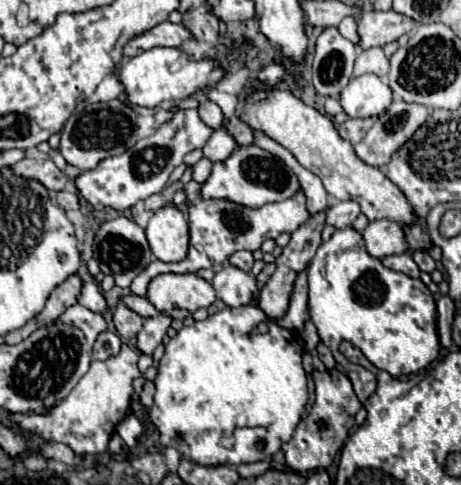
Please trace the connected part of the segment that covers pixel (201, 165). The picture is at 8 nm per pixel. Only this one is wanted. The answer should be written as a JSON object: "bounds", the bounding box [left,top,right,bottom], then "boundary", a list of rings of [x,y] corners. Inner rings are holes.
{"bounds":[191,156,213,184],"boundary":[[[203,156],[197,164],[193,164],[193,166],[191,166],[191,170],[193,170],[193,180],[199,182],[199,184],[203,184],[203,182],[207,180],[207,176],[211,174],[211,164],[213,164],[213,162],[207,160],[205,156]]]}

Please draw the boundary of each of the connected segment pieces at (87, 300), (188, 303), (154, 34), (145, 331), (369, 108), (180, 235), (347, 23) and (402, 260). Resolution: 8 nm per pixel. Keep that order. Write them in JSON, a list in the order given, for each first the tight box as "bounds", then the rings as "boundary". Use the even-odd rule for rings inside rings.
[{"bounds":[77,270,107,314],"boundary":[[[81,270],[79,276],[81,276],[81,292],[77,298],[79,304],[87,306],[91,312],[103,314],[107,310],[107,300],[103,296],[103,292],[99,290],[99,284],[95,282],[95,278],[87,270]]]},{"bounds":[147,274,217,312],"boundary":[[[159,274],[147,286],[147,300],[159,312],[185,308],[195,312],[211,306],[217,296],[213,286],[197,274]]]},{"bounds":[125,20,191,56],"boundary":[[[169,20],[153,26],[151,30],[135,36],[125,46],[125,56],[137,56],[143,50],[151,50],[155,46],[175,46],[179,48],[181,42],[191,40],[191,34],[185,30],[183,24],[173,24]]]},{"bounds":[137,314,171,354],"boundary":[[[157,314],[151,318],[145,318],[145,324],[141,328],[141,332],[137,334],[137,348],[143,354],[153,354],[153,350],[163,342],[167,328],[171,326],[171,316],[167,314]]]},{"bounds":[341,74,393,118],"boundary":[[[363,74],[351,78],[341,92],[341,106],[351,118],[377,116],[393,102],[391,88],[375,74]]]},{"bounds":[145,206,189,262],"boundary":[[[175,206],[159,208],[145,228],[151,252],[161,262],[179,262],[187,256],[189,226]]]},{"bounds":[337,16,359,46],"boundary":[[[351,16],[343,18],[337,28],[339,28],[339,32],[341,32],[347,40],[351,40],[355,46],[359,44],[359,32],[357,32],[357,20],[355,20],[355,18],[351,18]]]},{"bounds":[383,254,421,278],"boundary":[[[409,254],[387,256],[387,258],[383,258],[383,264],[385,264],[387,268],[397,270],[397,272],[403,272],[403,274],[407,274],[407,276],[411,276],[411,278],[419,278],[419,274],[421,274],[419,266],[413,262],[413,258],[411,258]]]}]

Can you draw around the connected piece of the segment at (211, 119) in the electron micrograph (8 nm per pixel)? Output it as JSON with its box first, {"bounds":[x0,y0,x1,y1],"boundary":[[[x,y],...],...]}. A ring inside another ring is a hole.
{"bounds":[199,100,223,130],"boundary":[[[205,100],[205,102],[199,104],[199,118],[207,126],[211,126],[213,130],[219,130],[223,126],[223,112],[221,112],[221,108],[217,104],[209,102],[209,100]]]}

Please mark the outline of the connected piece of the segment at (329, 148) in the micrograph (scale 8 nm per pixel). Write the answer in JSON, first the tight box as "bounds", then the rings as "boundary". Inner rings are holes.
{"bounds":[241,90,417,226],"boundary":[[[265,90],[261,92],[255,92],[253,96],[247,98],[245,102],[245,108],[241,112],[241,120],[245,120],[251,128],[255,130],[261,130],[265,132],[269,138],[273,138],[275,142],[279,142],[281,146],[285,146],[297,160],[301,166],[305,166],[307,170],[311,170],[313,174],[317,174],[321,180],[323,180],[323,186],[325,190],[337,198],[337,200],[355,200],[359,206],[361,206],[361,212],[373,222],[373,220],[381,220],[381,218],[387,218],[387,220],[393,220],[393,222],[399,222],[401,226],[413,226],[417,224],[417,216],[409,204],[409,200],[405,198],[405,194],[379,170],[379,168],[373,168],[373,166],[367,166],[363,160],[359,160],[353,152],[353,146],[343,140],[333,124],[333,120],[321,112],[317,112],[315,108],[311,106],[305,106],[299,98],[295,98],[289,90],[271,90],[269,94]]]}

